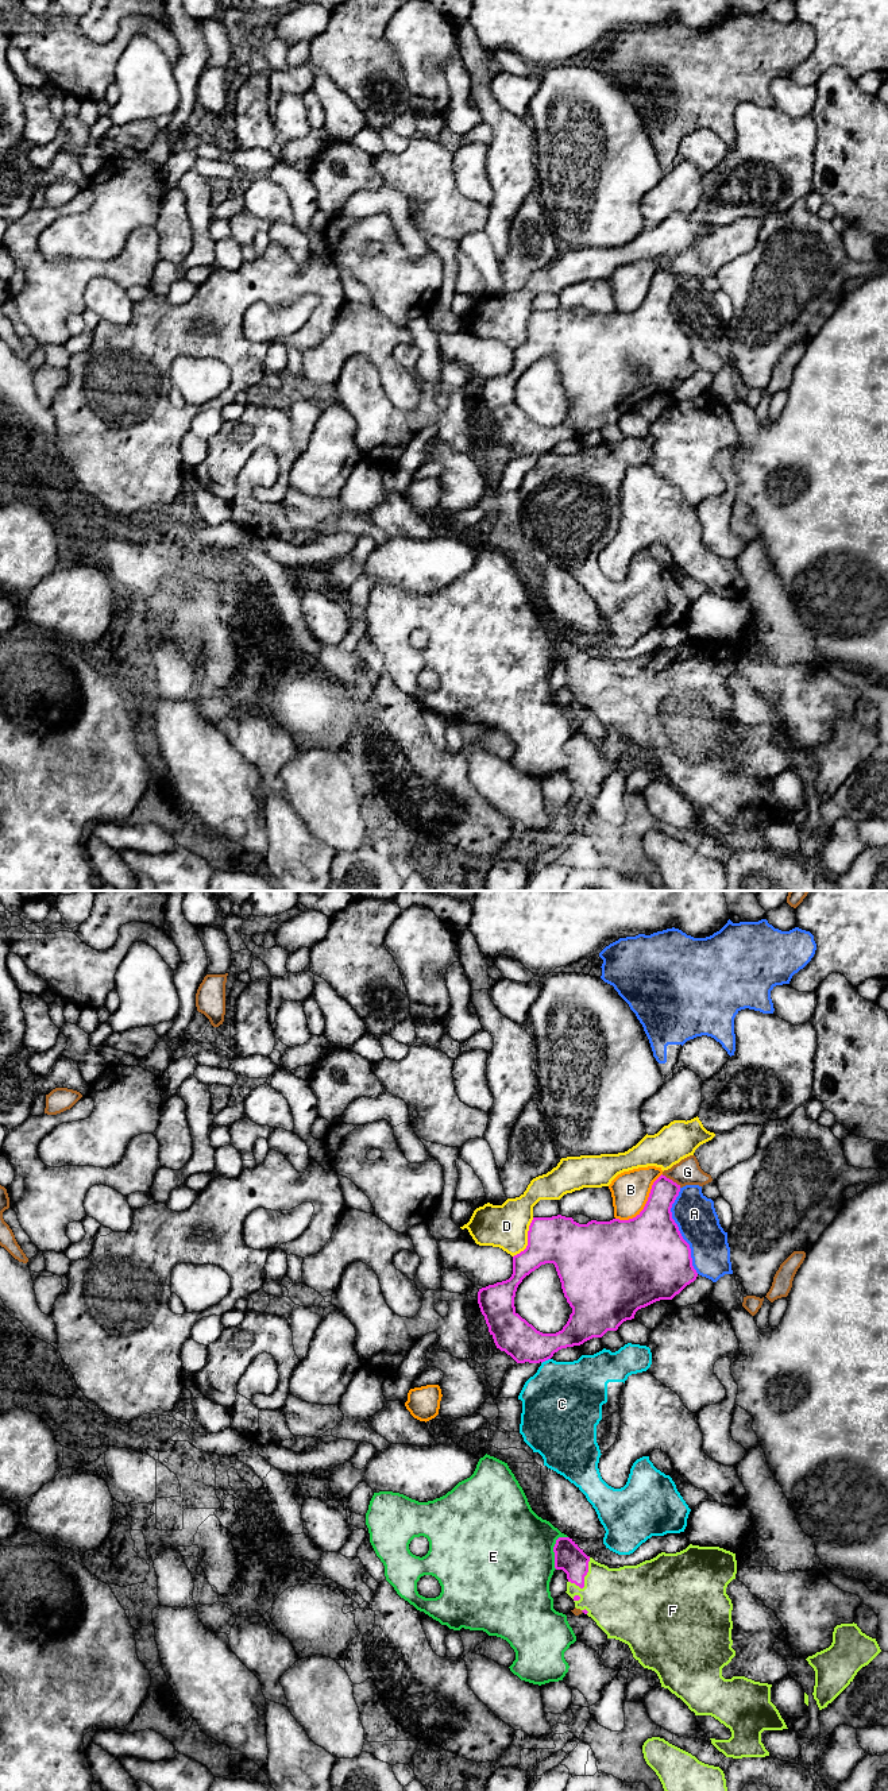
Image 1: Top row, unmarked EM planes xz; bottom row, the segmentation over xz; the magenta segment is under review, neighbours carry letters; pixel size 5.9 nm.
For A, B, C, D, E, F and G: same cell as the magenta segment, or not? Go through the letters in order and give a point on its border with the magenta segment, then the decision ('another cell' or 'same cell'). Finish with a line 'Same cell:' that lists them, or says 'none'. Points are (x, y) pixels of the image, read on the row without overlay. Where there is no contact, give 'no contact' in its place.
A: contact xz (679, 324); another cell
B: contact xz (645, 297); another cell
C: contact xz (545, 452); another cell
D: contact xz (528, 332); another cell
E: contact xz (553, 643); another cell
F: contact xz (583, 672); same cell
G: contact xz (671, 273); another cell
Same cell: F

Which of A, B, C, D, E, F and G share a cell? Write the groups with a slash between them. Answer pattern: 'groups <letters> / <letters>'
groups A / B / C / D / E / F / G

